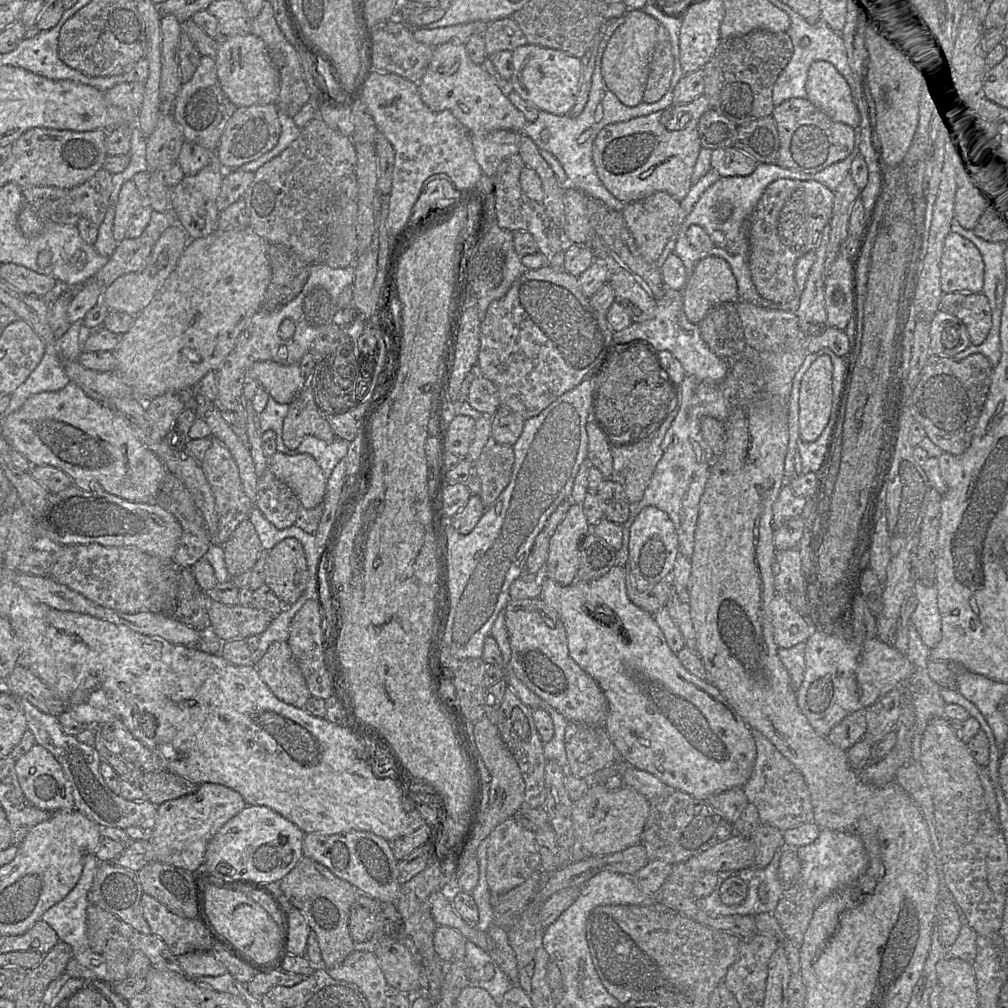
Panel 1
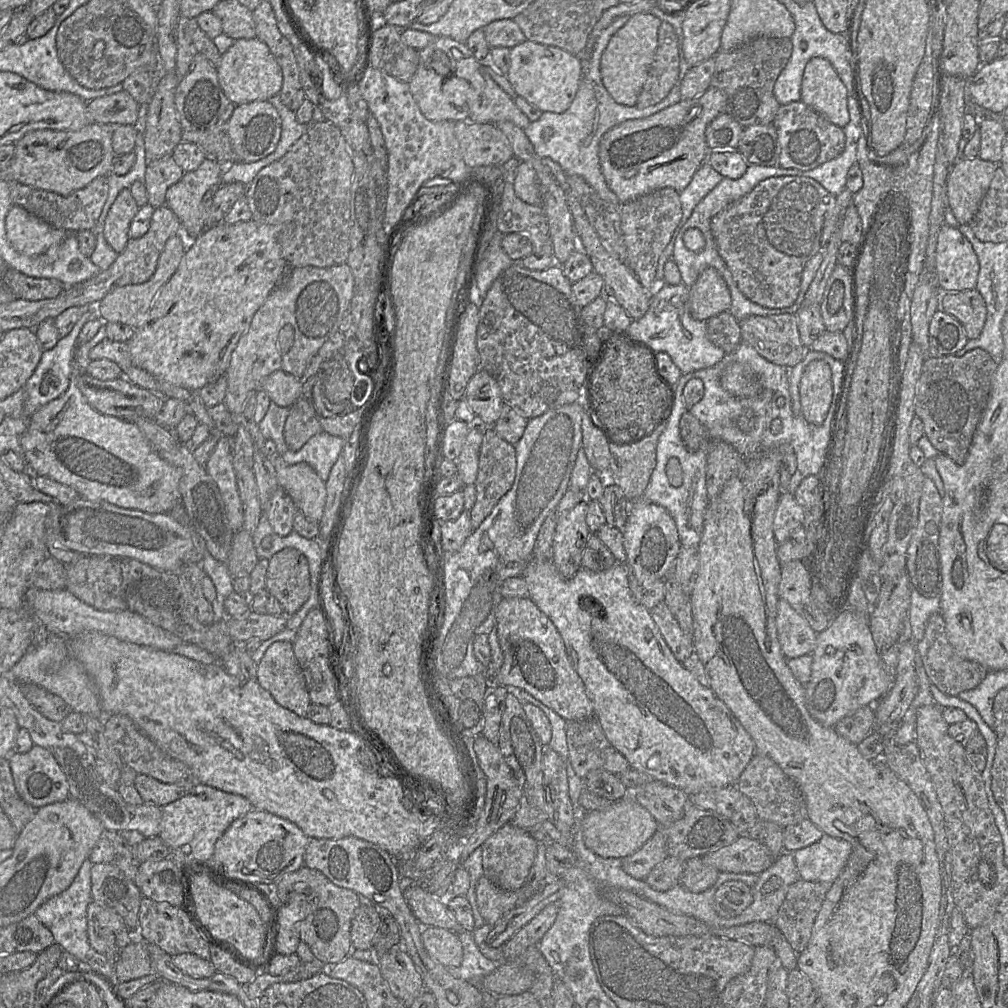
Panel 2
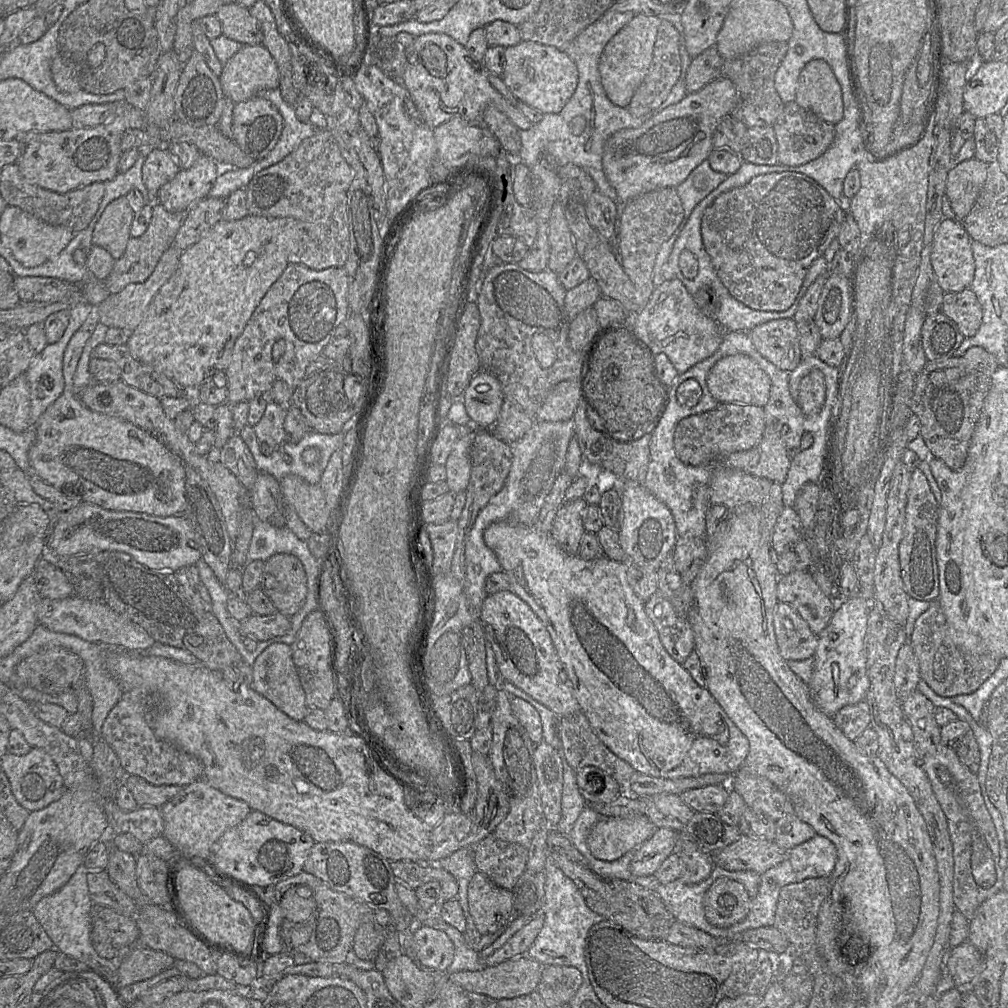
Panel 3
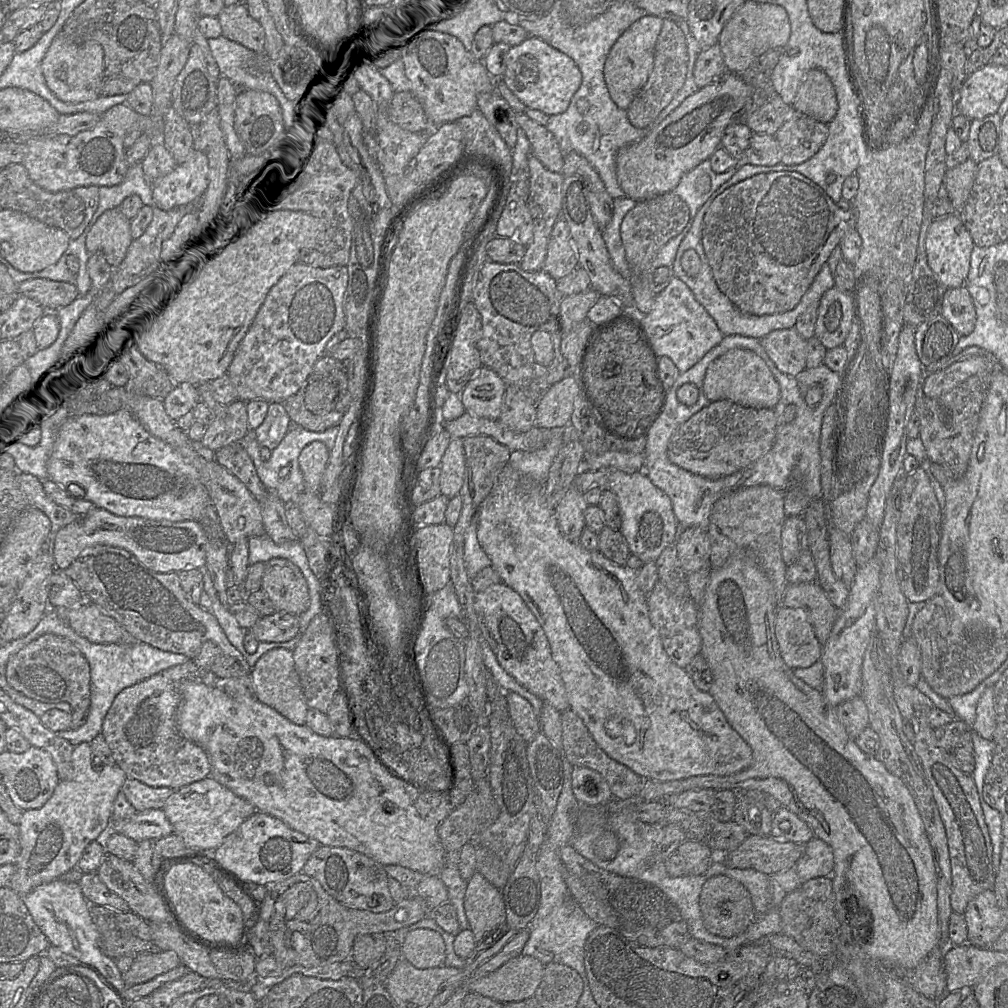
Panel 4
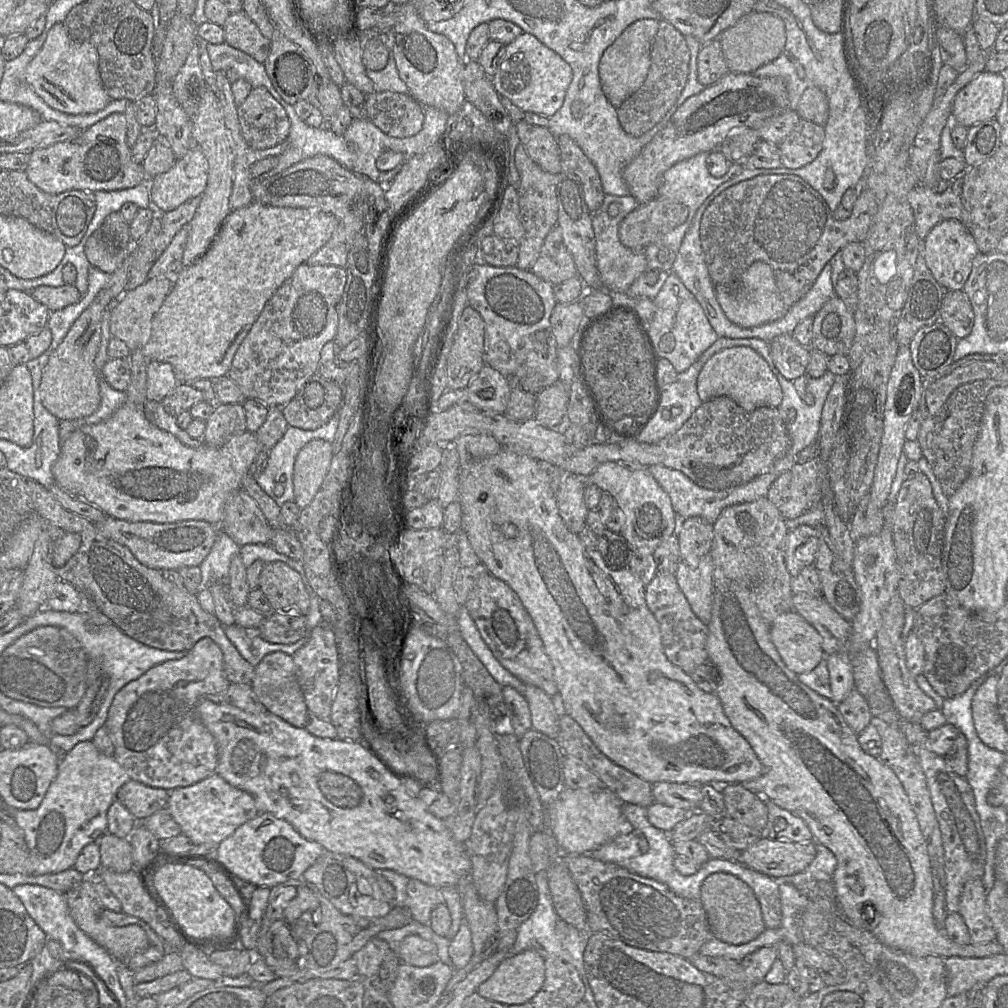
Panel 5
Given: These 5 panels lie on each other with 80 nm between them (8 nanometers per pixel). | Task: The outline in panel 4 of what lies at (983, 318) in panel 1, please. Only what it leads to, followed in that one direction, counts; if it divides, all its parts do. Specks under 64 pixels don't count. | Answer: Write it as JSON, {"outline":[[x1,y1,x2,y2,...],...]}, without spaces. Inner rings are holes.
{"outline":[[963,285,945,290,941,315,961,336,969,335,976,322,976,311,969,291]]}

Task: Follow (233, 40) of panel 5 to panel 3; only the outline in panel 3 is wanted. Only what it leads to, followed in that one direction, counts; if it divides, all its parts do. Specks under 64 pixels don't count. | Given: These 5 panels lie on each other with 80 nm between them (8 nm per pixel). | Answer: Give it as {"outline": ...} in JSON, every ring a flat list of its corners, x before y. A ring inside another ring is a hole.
{"outline":[[237,2,222,3,215,15,221,22,222,35,243,45,262,44,262,31,249,8]]}

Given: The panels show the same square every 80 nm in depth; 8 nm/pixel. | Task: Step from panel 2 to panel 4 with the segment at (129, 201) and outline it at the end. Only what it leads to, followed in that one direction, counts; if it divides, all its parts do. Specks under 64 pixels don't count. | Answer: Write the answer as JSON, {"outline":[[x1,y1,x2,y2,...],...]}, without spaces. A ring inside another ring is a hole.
{"outline":[[118,206,99,217,86,238,86,249,90,254,103,253,108,264,116,268,125,258,132,241,131,220]]}

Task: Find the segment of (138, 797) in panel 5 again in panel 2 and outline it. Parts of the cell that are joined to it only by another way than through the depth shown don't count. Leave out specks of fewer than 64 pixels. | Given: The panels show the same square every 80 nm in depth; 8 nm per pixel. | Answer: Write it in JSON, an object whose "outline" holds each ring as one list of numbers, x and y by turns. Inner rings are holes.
{"outline":[[137,774,133,780,143,802,160,808,191,792,195,784,191,778,175,783,163,783,144,774]]}

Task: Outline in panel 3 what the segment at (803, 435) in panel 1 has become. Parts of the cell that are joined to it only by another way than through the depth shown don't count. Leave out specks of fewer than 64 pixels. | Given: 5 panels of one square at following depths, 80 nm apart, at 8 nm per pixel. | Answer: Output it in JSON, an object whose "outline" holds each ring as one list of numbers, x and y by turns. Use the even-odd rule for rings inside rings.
{"outline":[[812,370,800,383,798,405,807,416,818,414,826,399,825,378,821,371]]}

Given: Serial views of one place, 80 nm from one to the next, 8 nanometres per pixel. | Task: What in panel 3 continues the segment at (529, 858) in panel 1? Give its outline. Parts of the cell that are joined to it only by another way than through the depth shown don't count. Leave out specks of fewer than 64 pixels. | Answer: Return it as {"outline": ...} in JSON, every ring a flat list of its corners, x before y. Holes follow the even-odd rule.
{"outline":[[493,833,473,851,477,870,500,888,512,890,526,870,528,847,500,840]]}

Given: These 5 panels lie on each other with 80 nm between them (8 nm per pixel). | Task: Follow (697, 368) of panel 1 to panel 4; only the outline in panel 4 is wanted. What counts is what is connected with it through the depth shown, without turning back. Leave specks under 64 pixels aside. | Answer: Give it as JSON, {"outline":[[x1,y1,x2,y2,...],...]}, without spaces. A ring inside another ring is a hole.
{"outline":[[672,277,668,285,654,297,648,314,639,316,634,313,633,317,641,337,654,355,657,358,668,357,680,374,693,367,724,337,690,289,676,277]]}

